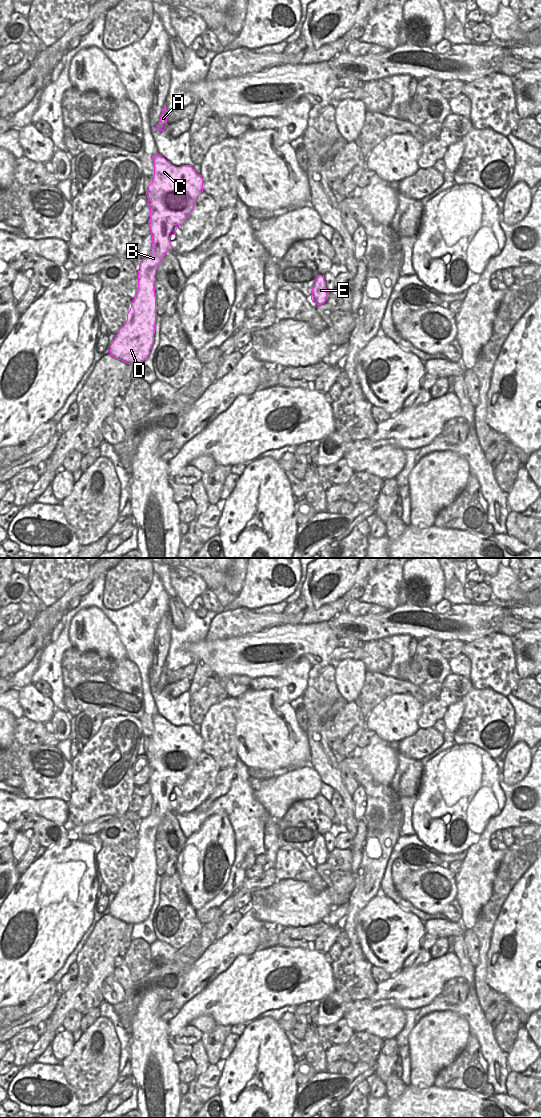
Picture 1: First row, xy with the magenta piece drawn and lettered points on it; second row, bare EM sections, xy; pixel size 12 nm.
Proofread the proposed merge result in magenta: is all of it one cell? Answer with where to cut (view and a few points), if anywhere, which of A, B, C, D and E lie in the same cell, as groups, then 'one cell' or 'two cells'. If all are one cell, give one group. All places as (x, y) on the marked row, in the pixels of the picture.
no cut | A B C D E | one cell

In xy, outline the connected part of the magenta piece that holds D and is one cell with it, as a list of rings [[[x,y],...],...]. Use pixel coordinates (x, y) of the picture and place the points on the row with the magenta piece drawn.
[[[158,153],[152,162],[154,178],[145,194],[150,208],[151,253],[140,261],[138,290],[127,321],[109,346],[110,355],[127,364],[142,363],[150,354],[157,316],[156,270],[165,254],[172,252],[170,237],[188,219],[203,192],[203,179],[191,166],[176,167]]]

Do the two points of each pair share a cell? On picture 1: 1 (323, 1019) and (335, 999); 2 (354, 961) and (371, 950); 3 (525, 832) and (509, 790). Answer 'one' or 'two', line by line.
1: one
2: two
3: two

